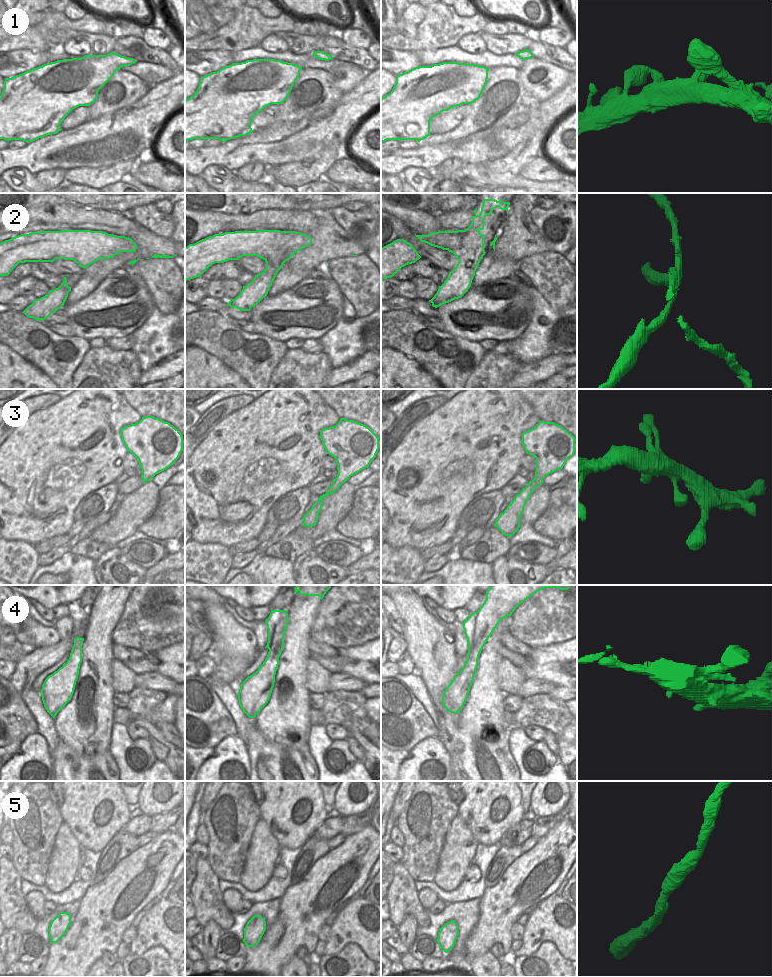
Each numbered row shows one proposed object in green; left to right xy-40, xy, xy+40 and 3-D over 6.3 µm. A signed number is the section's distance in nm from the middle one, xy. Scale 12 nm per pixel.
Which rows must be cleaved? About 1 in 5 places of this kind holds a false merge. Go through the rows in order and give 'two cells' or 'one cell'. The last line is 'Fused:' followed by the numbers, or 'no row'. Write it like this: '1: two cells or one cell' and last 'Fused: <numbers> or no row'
1: one cell
2: two cells
3: one cell
4: one cell
5: one cell
Fused: 2

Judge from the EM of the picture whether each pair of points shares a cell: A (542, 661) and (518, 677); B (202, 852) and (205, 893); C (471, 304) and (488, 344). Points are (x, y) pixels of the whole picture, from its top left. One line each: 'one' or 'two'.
A: two
B: two
C: two

